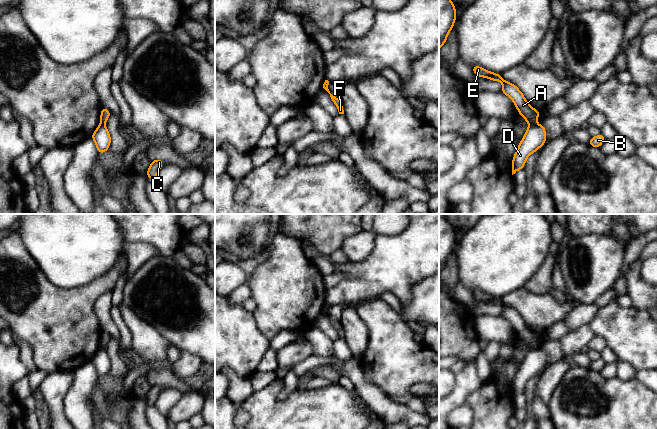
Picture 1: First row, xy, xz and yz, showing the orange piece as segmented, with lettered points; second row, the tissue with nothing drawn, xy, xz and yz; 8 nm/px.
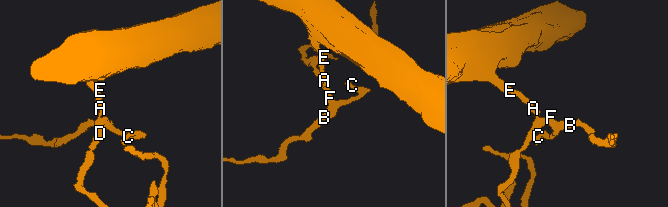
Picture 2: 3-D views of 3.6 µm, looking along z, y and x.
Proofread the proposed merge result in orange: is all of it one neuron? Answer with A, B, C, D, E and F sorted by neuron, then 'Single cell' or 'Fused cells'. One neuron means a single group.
Groups: A E / B C D F. Fused cells

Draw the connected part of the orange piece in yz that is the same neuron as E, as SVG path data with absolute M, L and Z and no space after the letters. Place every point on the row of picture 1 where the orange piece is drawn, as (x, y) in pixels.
M473 66L471 67L473 72L475 73L476 76L478 77L485 77L488 78L489 80L493 81L499 81L503 83L501 91L507 95L509 98L512 99L514 105L516 106L519 114L529 123L529 124L534 124L539 117L540 111L534 109L531 107L522 92L518 89L517 86L514 84L507 82L502 78L500 74L493 73L488 70L484 70L480 66Z

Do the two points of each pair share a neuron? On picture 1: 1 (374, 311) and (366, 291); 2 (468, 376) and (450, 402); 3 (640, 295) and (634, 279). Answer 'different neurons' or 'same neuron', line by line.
1: different neurons
2: same neuron
3: same neuron

